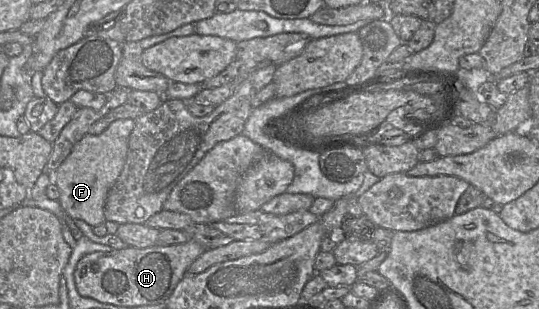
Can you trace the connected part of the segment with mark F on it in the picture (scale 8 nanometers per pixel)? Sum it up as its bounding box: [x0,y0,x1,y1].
[54,119,134,227]

